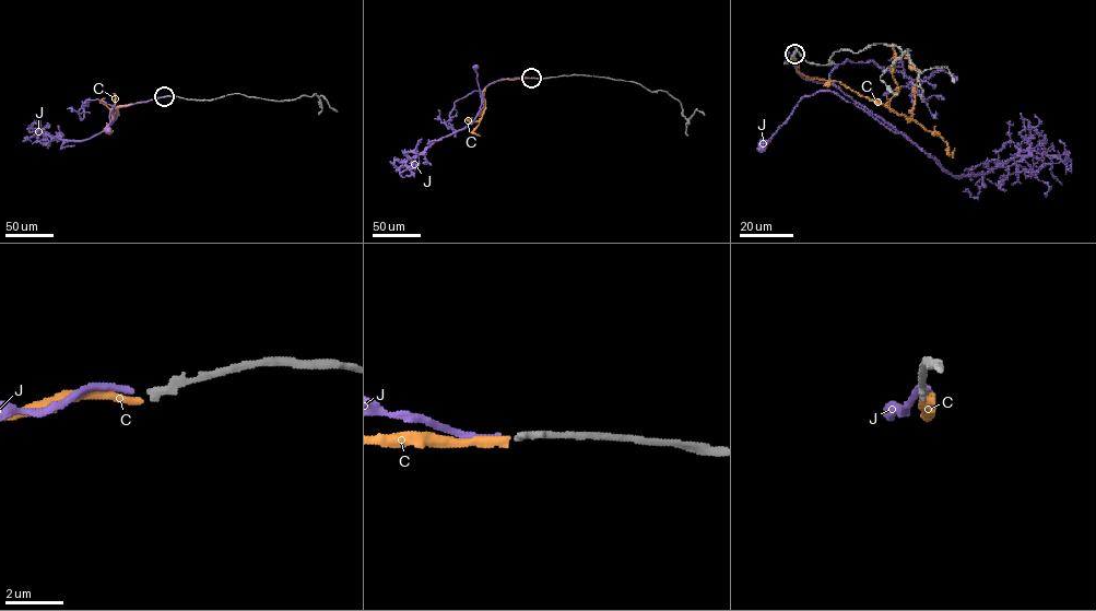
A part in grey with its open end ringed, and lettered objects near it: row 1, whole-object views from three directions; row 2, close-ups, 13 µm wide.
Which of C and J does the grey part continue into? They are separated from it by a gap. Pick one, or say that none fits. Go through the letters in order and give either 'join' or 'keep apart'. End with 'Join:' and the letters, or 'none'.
C: keep apart
J: join
Join: J

